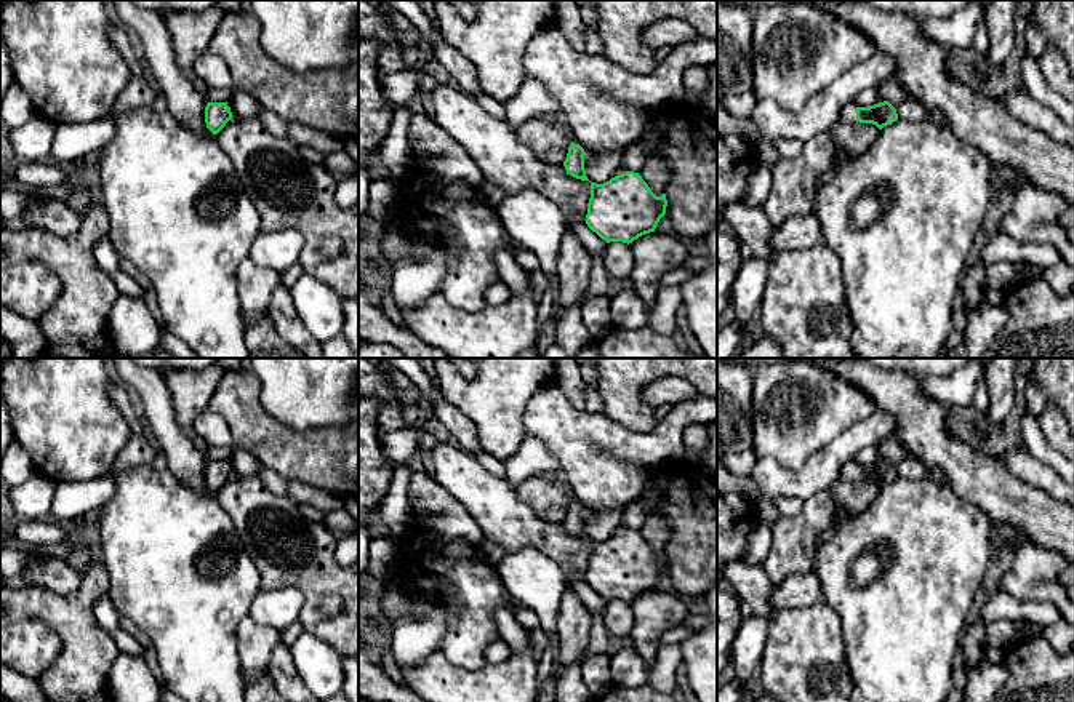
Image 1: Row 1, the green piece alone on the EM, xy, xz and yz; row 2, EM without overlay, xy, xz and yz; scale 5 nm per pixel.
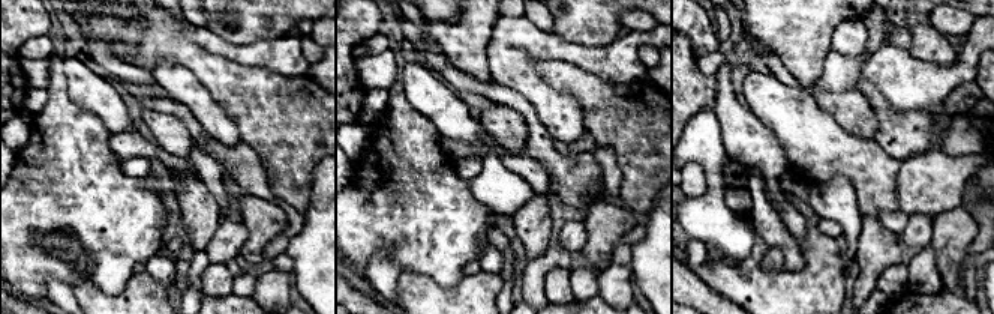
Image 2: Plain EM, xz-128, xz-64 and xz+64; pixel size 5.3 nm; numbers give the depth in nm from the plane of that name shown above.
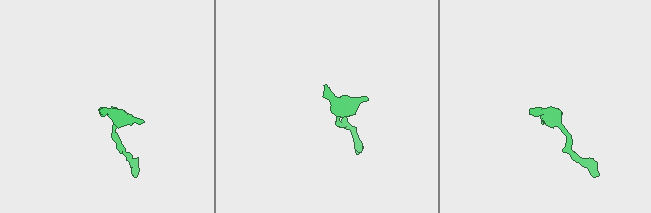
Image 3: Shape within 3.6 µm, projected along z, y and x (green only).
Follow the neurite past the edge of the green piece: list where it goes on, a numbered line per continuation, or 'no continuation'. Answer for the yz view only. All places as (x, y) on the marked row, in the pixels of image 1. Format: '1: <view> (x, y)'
1: yz (847, 115)

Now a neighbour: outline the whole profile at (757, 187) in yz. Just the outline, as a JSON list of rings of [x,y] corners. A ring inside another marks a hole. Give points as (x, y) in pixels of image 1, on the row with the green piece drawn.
[[[759,162],[746,182],[746,192],[741,203],[751,208],[760,208],[767,200],[770,189],[771,168]]]

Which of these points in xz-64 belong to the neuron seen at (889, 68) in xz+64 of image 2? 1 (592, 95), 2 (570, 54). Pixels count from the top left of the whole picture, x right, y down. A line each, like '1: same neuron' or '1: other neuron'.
1: other neuron
2: same neuron

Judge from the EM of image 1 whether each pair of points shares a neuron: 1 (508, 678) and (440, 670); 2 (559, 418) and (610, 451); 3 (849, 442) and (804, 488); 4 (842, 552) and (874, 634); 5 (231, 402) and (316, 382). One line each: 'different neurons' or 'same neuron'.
1: same neuron
2: same neuron
3: same neuron
4: same neuron
5: different neurons

